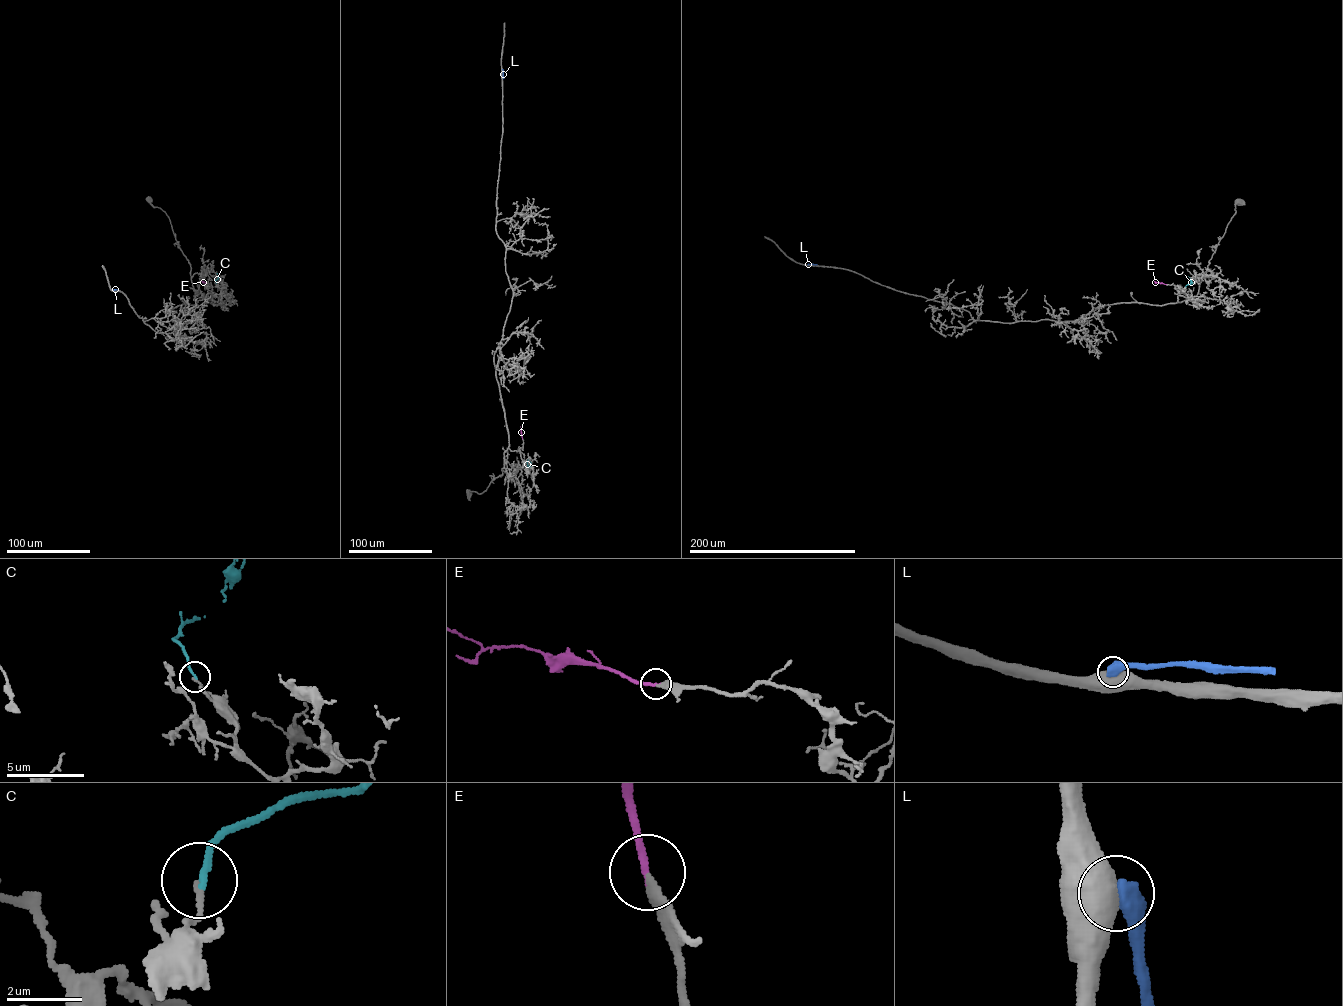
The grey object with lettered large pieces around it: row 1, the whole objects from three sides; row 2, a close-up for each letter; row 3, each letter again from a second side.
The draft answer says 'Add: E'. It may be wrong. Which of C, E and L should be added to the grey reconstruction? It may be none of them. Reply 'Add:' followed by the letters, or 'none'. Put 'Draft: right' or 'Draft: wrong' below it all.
Add: E
Draft: right

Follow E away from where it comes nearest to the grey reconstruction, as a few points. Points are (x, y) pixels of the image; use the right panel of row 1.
E: (1166, 284), (1154, 281)

